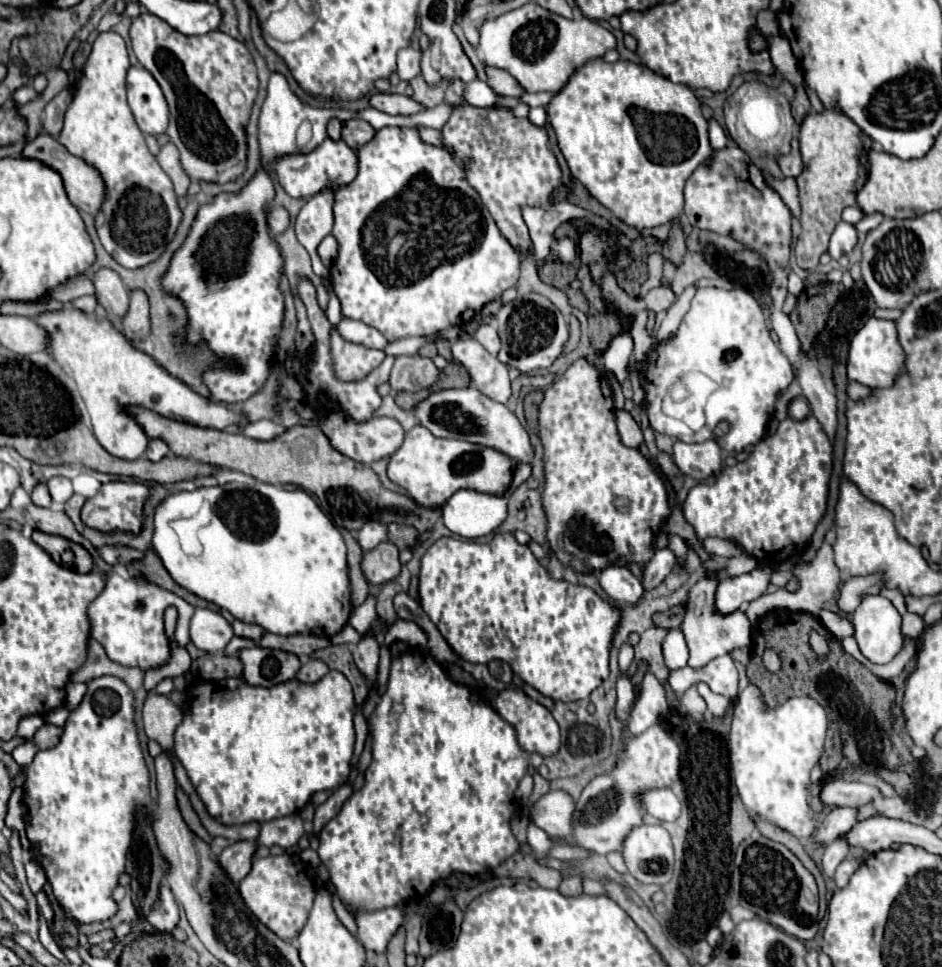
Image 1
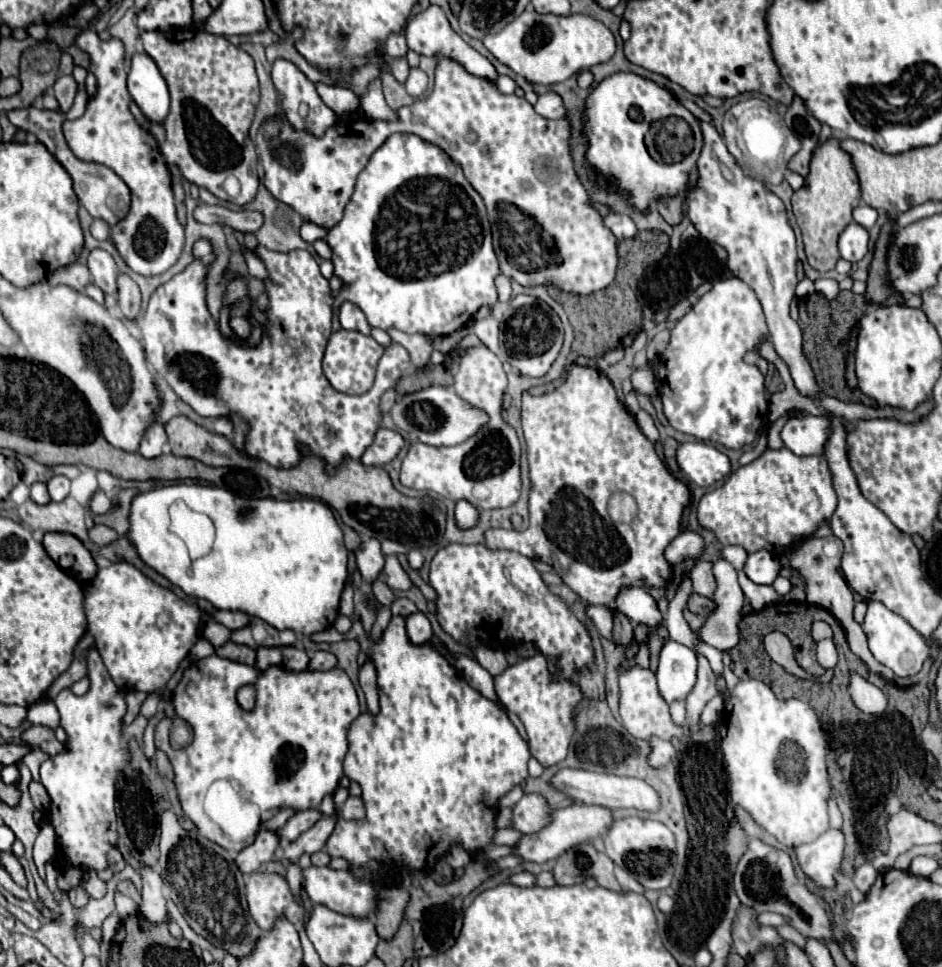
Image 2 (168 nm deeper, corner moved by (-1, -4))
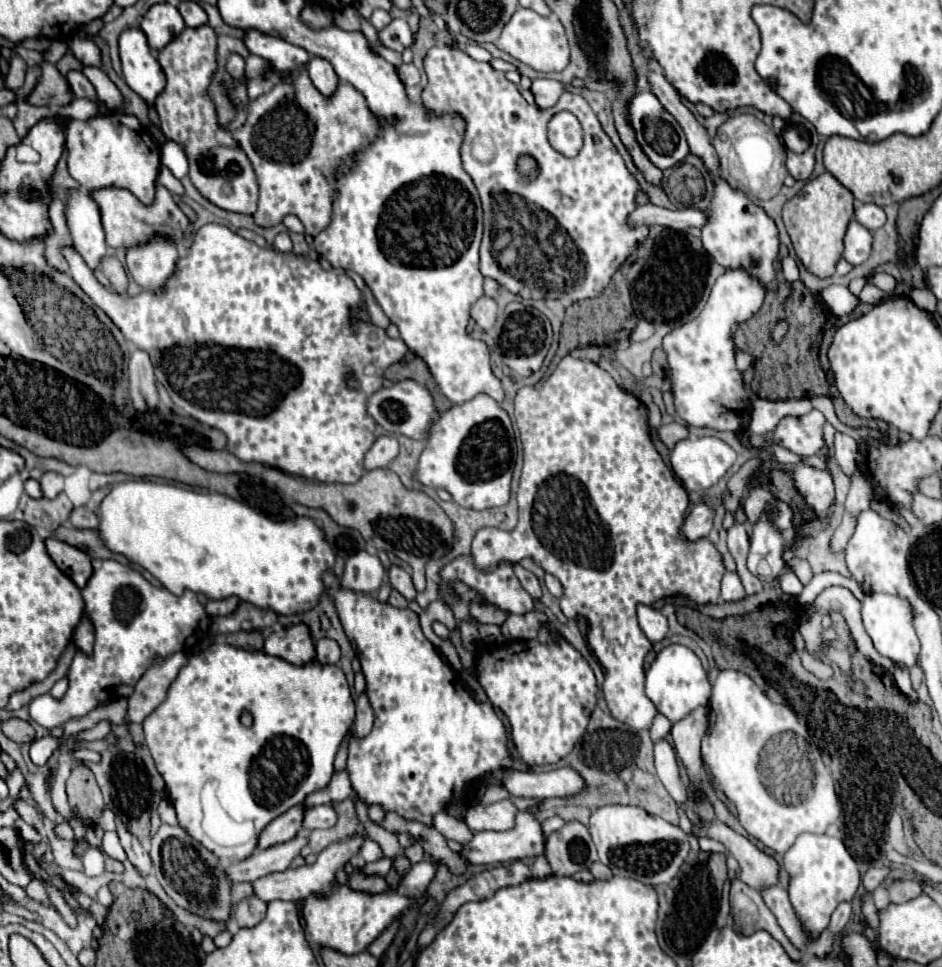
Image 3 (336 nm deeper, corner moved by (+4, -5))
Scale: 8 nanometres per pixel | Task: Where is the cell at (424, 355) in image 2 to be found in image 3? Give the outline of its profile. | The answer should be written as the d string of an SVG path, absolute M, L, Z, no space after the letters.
M364 287L364 299L366 299L366 307L368 307L368 313L370 313L370 319L378 327L386 329L388 327L388 317L384 315L384 311L380 311L380 307L378 307L378 303L376 303L376 299L374 299L374 295L372 295L372 291L368 287Z

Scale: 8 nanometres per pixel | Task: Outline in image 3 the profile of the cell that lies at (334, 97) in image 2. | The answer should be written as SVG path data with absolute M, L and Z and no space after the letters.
M312 57L308 61L308 71L310 71L310 79L316 85L316 89L322 95L332 95L336 91L338 85L338 75L334 73L334 67L330 61L322 59L322 57Z

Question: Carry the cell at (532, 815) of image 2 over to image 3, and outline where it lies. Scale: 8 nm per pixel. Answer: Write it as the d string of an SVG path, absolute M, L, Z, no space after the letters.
M510 799L500 801L500 803L490 803L490 805L478 805L468 809L464 821L470 829L474 831L506 831L514 825L518 809L512 805Z

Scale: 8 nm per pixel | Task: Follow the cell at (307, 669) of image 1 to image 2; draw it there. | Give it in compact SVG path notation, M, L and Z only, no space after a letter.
M315 652L311 662L309 662L309 670L315 672L315 670L331 670L335 668L337 664L337 658L331 654L331 652Z

